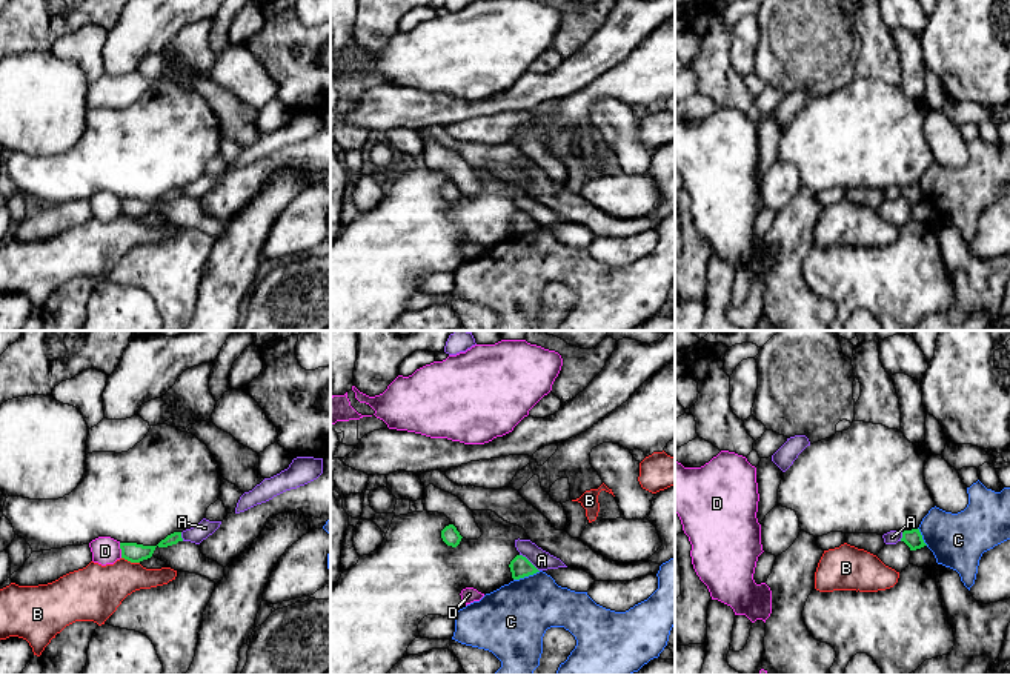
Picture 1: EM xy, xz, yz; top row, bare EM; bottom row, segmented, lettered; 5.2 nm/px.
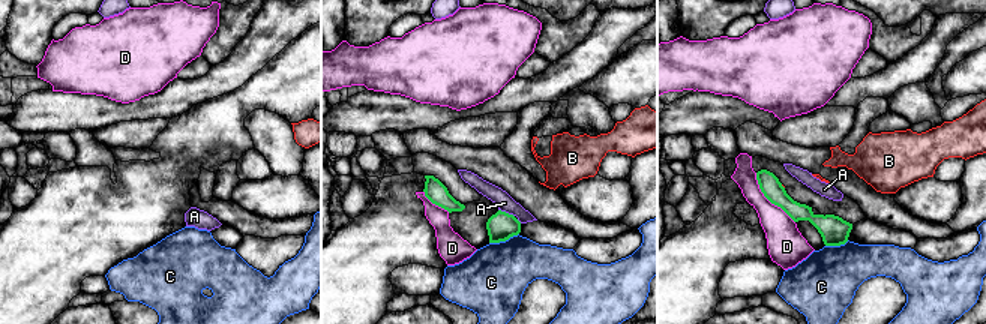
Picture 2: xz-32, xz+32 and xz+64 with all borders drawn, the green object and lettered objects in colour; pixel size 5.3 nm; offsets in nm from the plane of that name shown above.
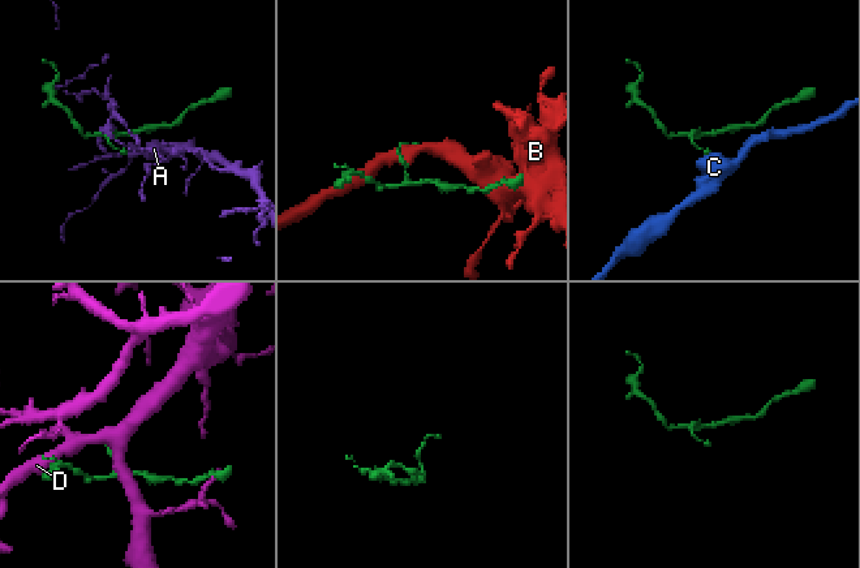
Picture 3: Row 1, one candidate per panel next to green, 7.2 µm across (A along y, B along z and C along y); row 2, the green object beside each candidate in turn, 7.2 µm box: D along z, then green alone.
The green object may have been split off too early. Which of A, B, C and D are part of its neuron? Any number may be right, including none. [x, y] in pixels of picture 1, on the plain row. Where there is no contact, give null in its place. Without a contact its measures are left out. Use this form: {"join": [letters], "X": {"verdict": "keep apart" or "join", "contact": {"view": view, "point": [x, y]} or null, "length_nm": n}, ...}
{"join": [], "A": {"verdict": "keep apart", "contact": {"view": "xz", "point": [529, 217]}, "length_nm": 140}, "B": {"verdict": "keep apart", "contact": {"view": "xy", "point": [131, 217]}, "length_nm": 100}, "C": {"verdict": "keep apart", "contact": {"view": "xz", "point": [526, 231]}, "length_nm": 150}, "D": {"verdict": "keep apart", "contact": {"view": "xy", "point": [122, 206]}, "length_nm": 80}}

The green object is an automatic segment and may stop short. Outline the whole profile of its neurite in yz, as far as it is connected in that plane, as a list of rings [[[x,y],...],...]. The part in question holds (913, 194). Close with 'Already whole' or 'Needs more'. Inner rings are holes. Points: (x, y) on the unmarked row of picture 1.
[[[919,185],[904,186],[901,197],[904,197],[910,203],[910,206],[927,201],[922,195]]]. Already whole

